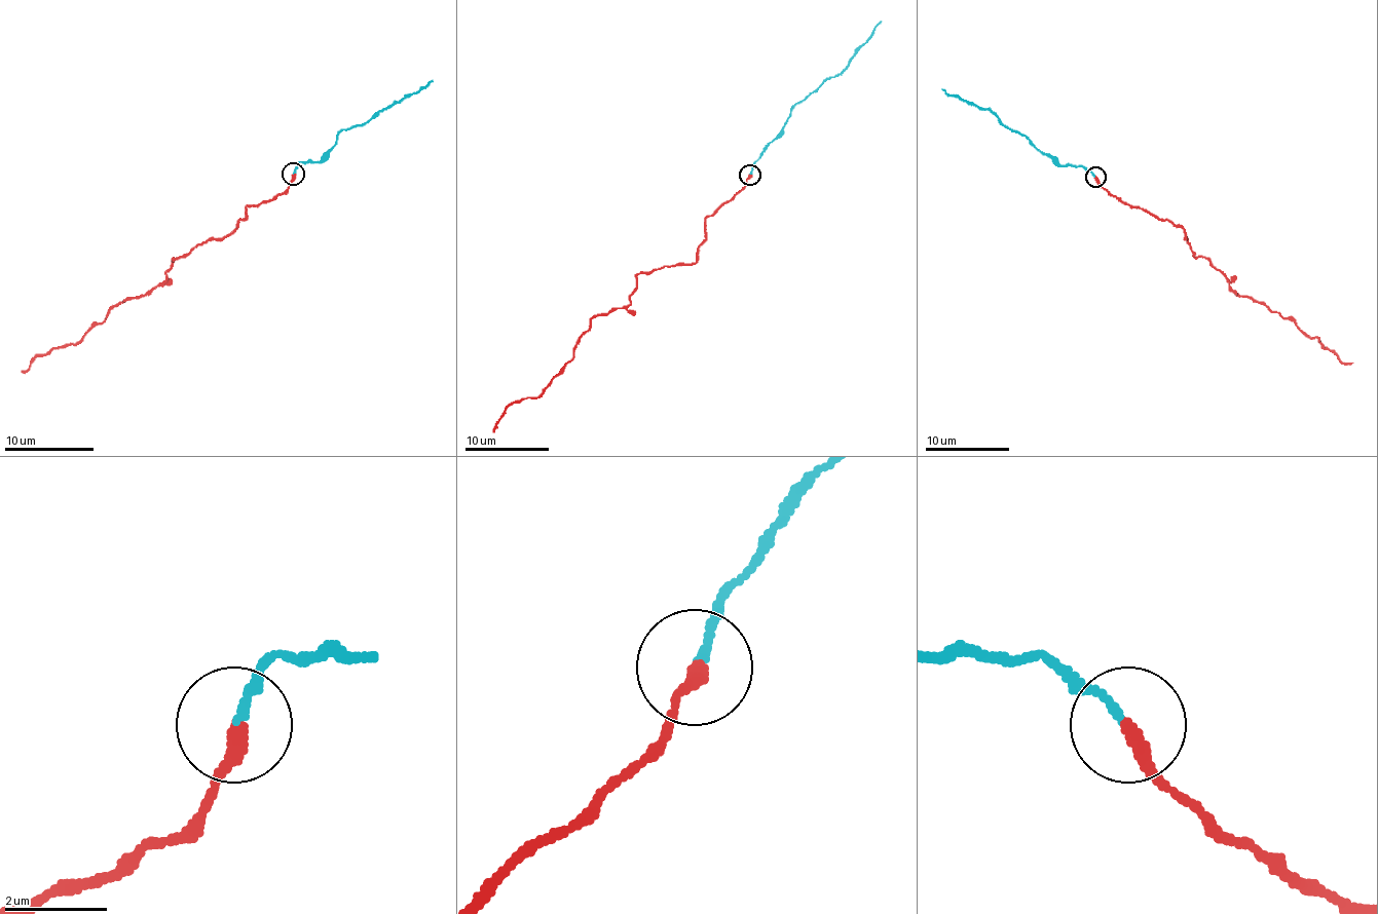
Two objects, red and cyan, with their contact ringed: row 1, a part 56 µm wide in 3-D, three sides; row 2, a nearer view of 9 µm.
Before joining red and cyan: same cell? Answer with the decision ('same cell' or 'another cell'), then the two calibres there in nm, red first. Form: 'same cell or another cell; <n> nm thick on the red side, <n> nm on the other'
same cell; 320 nm thick on the red side, 150 nm on the other

